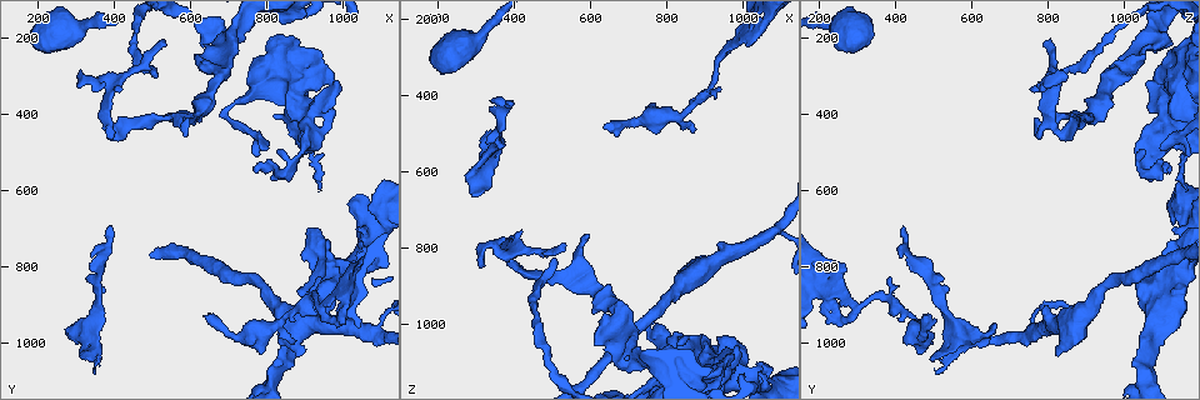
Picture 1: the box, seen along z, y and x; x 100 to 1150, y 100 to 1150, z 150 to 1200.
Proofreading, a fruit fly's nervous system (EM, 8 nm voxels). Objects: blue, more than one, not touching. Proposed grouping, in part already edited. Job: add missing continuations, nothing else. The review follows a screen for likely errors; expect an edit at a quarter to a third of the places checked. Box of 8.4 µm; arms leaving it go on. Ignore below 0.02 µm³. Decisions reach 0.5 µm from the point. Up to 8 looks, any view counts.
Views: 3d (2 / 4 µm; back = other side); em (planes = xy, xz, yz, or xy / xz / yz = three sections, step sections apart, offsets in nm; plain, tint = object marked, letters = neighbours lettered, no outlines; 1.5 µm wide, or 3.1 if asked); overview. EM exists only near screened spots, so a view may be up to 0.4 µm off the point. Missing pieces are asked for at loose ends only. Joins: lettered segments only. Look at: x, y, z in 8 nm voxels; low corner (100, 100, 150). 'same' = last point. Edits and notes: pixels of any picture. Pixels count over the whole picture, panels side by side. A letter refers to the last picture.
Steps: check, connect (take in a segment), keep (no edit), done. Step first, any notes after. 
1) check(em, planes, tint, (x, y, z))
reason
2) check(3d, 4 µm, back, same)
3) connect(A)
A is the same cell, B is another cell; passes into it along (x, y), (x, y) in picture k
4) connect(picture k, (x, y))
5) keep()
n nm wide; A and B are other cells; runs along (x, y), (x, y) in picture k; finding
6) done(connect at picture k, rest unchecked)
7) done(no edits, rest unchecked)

check(3d, 4 µm, (870, 1035, 1090))
branch stops here

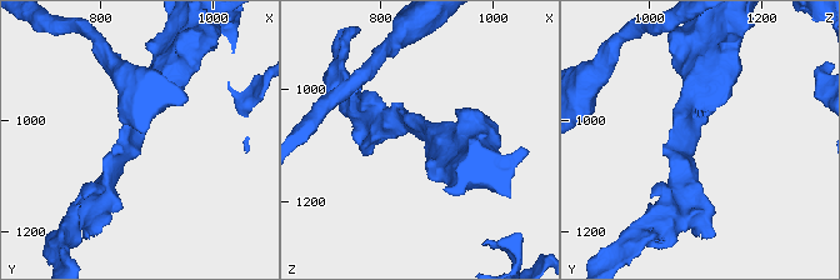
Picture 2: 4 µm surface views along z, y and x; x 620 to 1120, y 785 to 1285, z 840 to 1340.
check(em, planes, letters, (880, 1035, 1090))
need the tissue

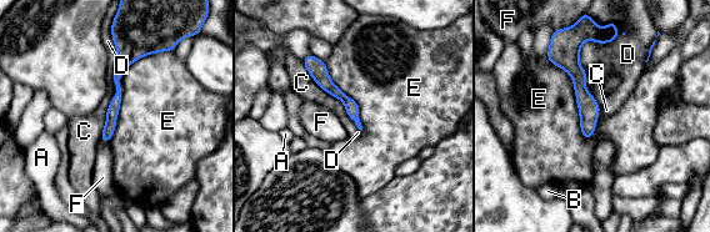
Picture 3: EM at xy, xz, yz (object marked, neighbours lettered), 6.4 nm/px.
keep()
A, B, C, D, E and F are other cells; border along (556, 66), (571, 79), (588, 140) in picture 3; none of them fits

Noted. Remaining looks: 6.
check(em, xy, step 4, tint, (645, 930, 480))

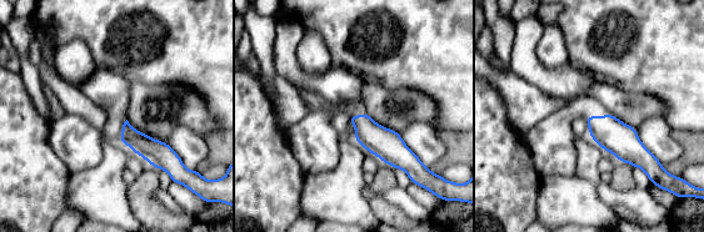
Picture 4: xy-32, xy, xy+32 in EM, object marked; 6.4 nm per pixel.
check(em, planes, letters, same)
another direction

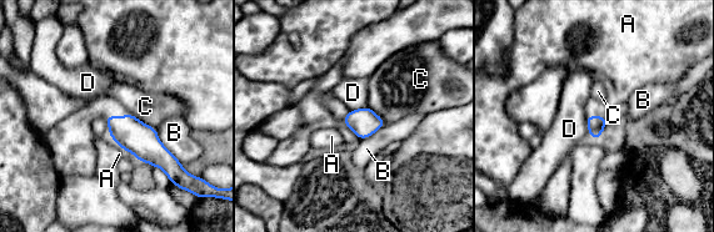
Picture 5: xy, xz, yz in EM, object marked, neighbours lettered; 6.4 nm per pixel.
keep()
A, B, C and D are other cells; border along (584, 116), (590, 137) in picture 5; no lettered segment goes on from it

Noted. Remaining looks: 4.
check(em, planes, letters, (875, 990, 495))
an open end

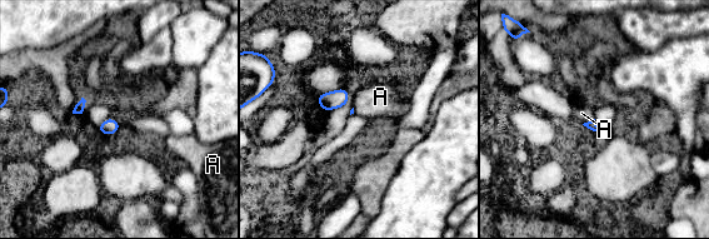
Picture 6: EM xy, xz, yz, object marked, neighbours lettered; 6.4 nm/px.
connect(A)
A is the same cell; passes into it along (592, 125), (588, 122), (582, 113) in picture 6; it goes on there

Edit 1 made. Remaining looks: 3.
done(connect at picture 6, rest unchecked)

